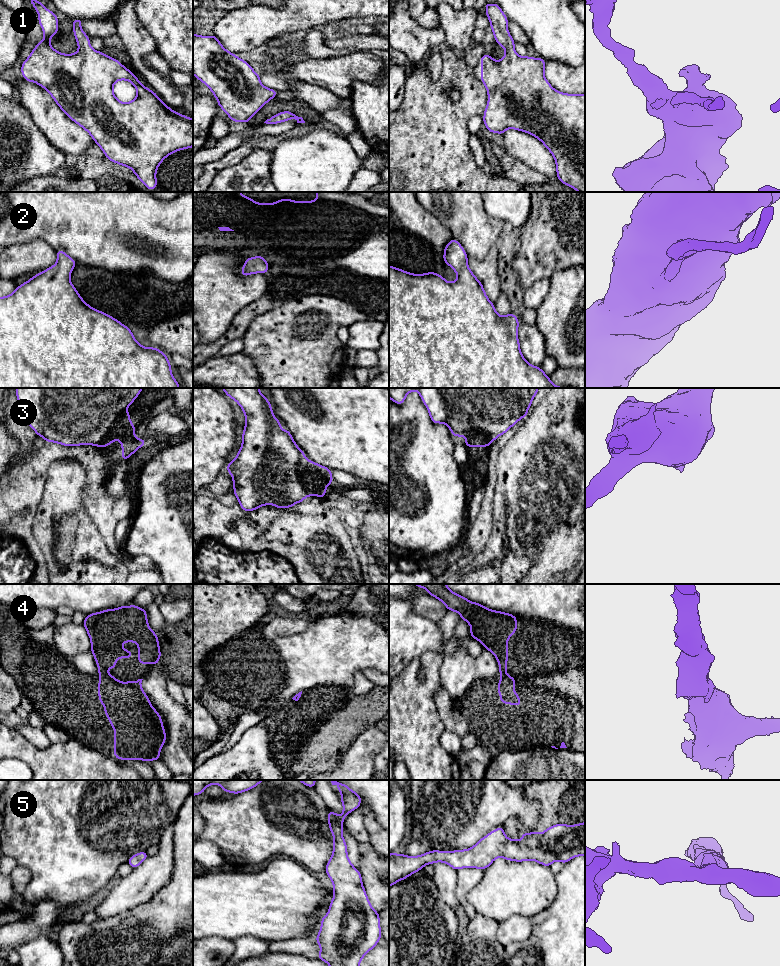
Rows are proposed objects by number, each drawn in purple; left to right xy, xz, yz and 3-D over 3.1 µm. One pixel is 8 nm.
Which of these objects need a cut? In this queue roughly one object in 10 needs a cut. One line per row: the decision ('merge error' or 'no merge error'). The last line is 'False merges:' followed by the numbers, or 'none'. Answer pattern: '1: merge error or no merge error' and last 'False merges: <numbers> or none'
1: no merge error
2: no merge error
3: merge error
4: no merge error
5: no merge error
False merges: 3

